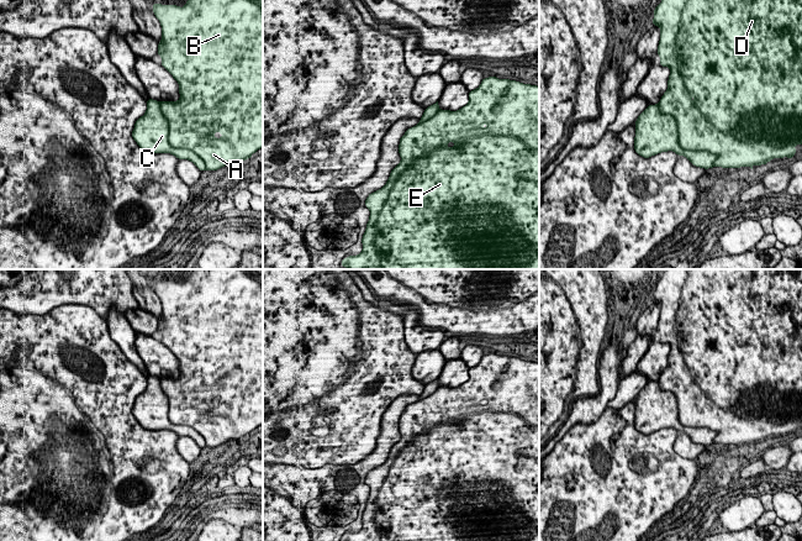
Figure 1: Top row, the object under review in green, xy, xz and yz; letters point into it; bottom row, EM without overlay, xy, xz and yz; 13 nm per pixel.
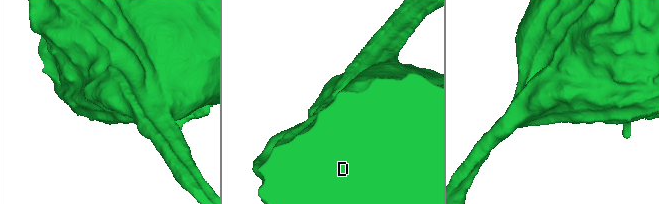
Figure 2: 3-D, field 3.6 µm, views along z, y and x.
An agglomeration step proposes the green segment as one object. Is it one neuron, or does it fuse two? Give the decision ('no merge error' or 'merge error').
merge error

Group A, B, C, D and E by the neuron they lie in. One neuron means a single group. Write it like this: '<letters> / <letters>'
A B D E / C

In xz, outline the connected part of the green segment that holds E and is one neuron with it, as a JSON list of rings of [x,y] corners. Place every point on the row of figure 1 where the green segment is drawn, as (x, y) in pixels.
[[[496,77],[484,78],[479,88],[469,91],[469,103],[465,106],[457,111],[439,110],[426,122],[410,127],[400,137],[399,153],[401,162],[391,170],[386,184],[369,194],[365,200],[370,216],[362,238],[363,250],[358,256],[345,257],[341,263],[342,267],[348,269],[539,269],[539,86]]]

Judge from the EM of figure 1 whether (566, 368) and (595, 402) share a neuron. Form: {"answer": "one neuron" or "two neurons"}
{"answer": "two neurons"}

